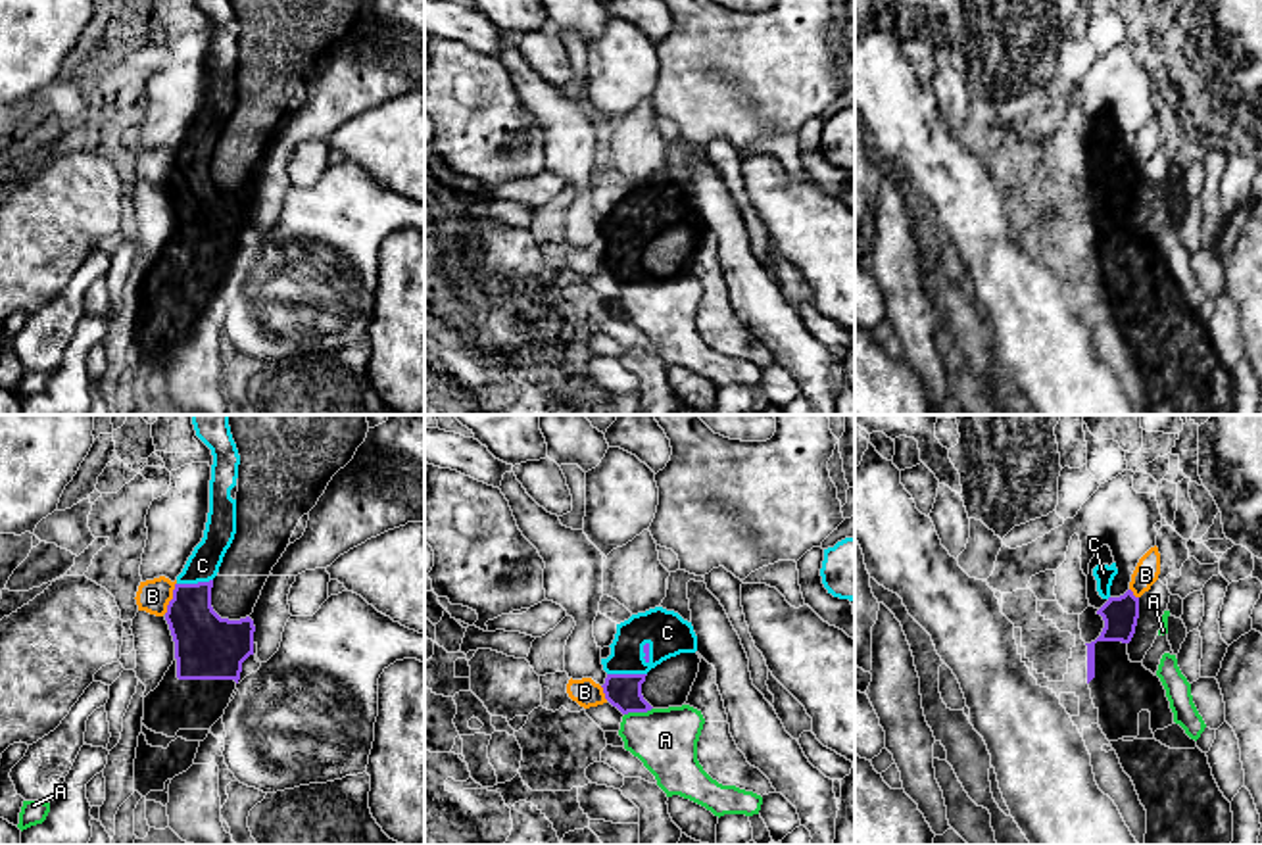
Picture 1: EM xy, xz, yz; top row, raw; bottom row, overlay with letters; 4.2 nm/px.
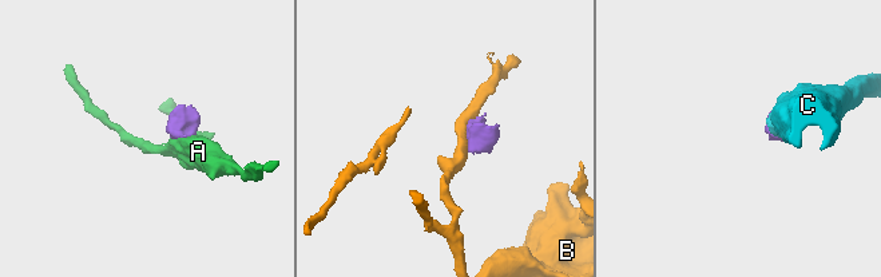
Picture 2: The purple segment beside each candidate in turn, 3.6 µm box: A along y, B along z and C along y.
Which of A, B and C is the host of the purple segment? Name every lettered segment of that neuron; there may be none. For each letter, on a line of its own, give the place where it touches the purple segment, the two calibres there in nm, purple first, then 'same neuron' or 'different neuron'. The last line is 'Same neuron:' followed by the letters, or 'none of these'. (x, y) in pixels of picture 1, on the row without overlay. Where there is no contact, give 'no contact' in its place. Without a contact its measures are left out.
A: contact xz (638, 281); calibres 140 and 280 nm; different neuron
B: contact xy (173, 168); calibres 280 and 140 nm; different neuron
C: contact xz (627, 244); calibres 140 and 180 nm; same neuron
Same neuron: C

